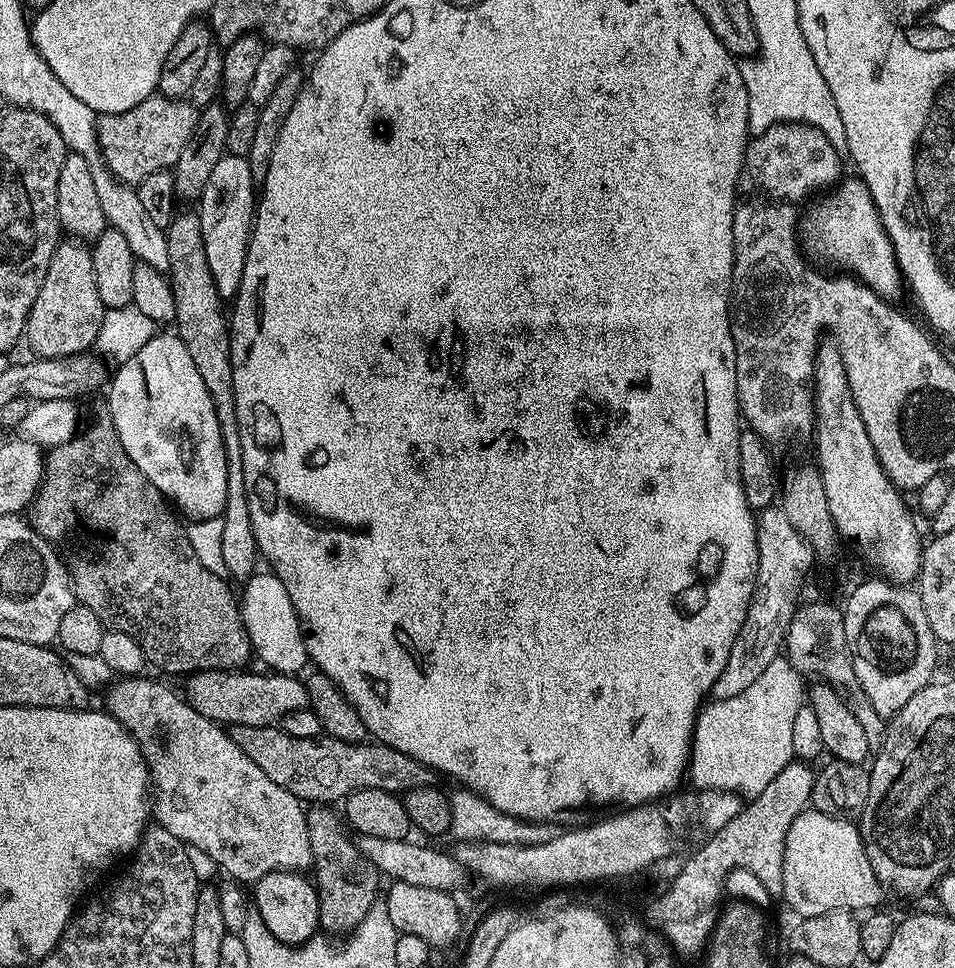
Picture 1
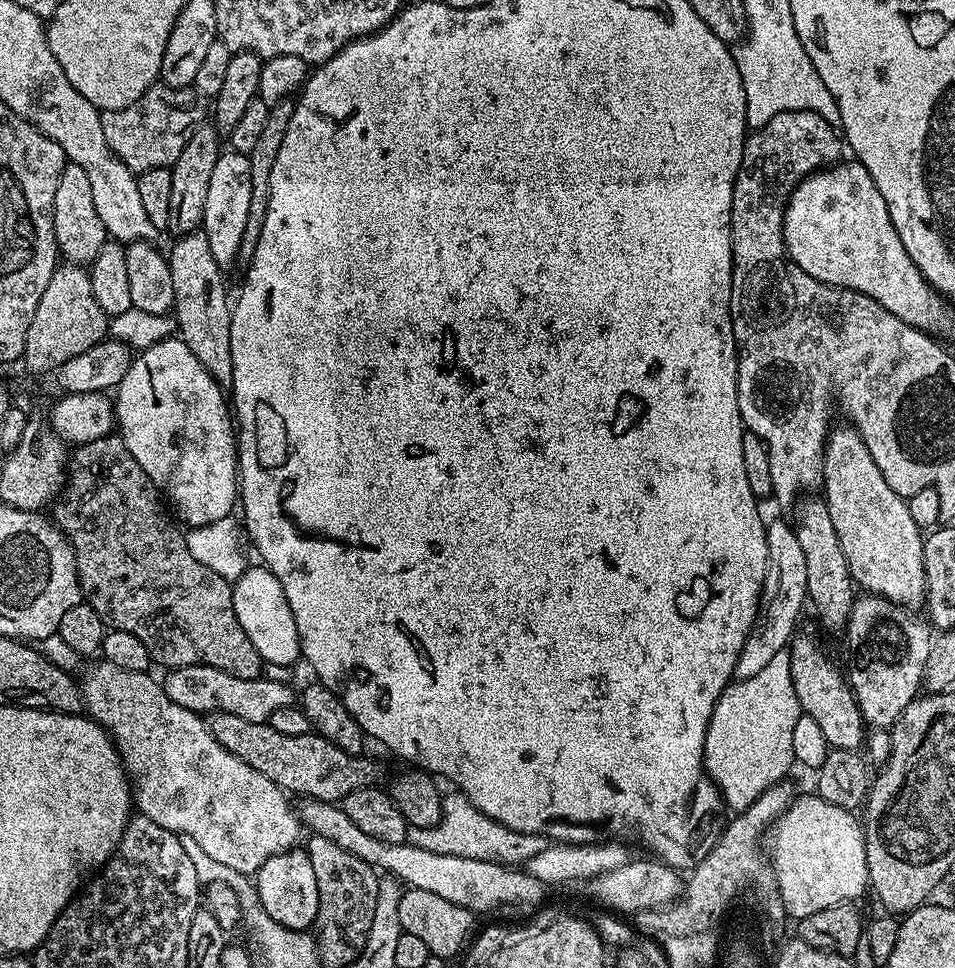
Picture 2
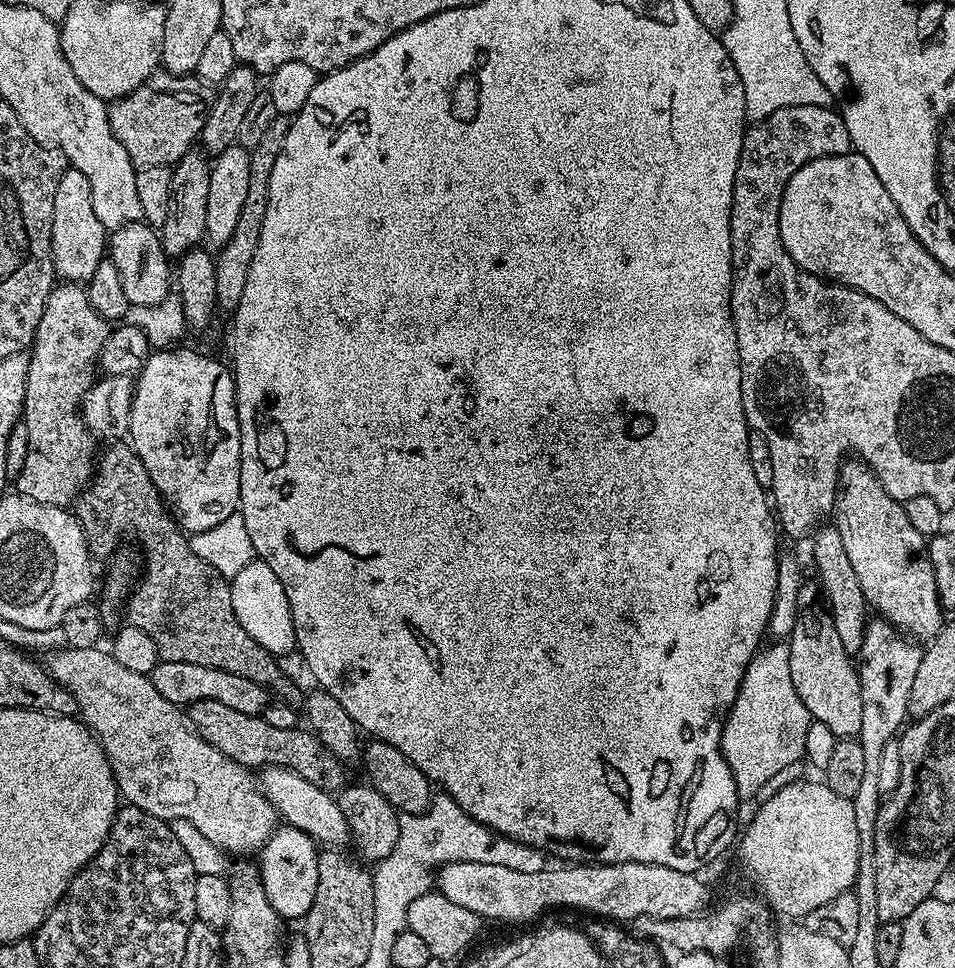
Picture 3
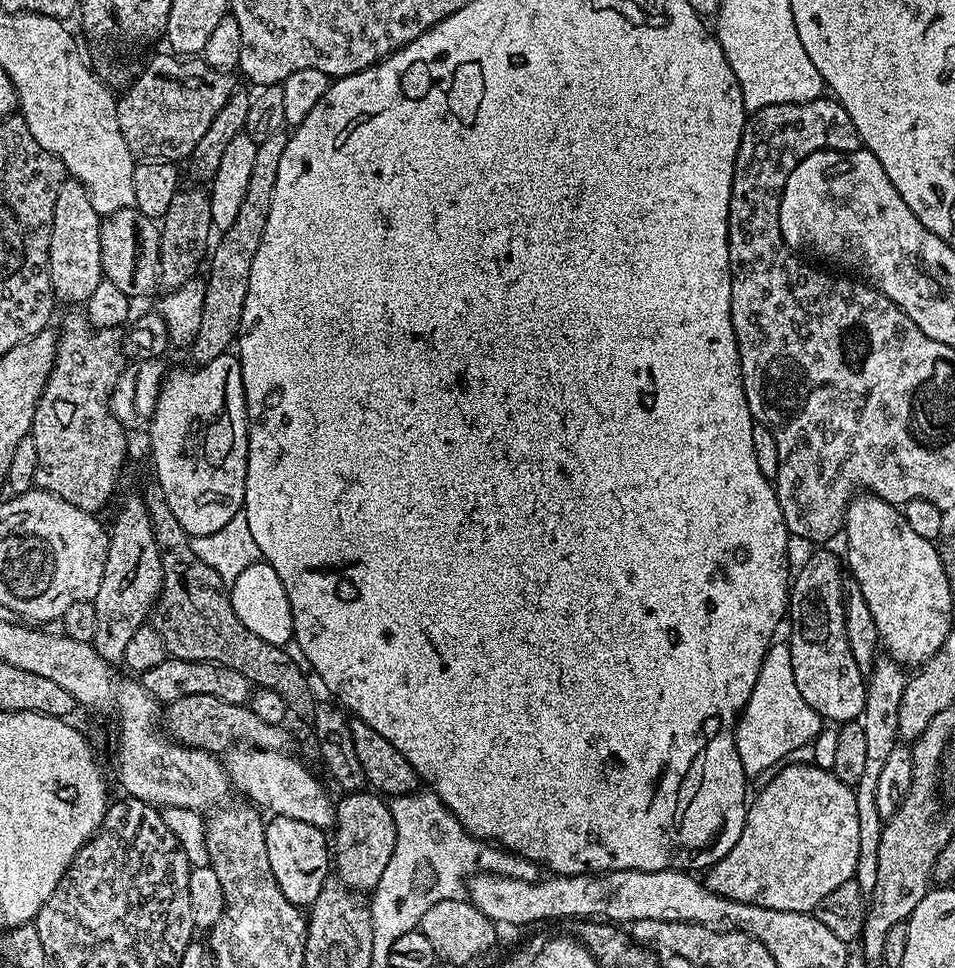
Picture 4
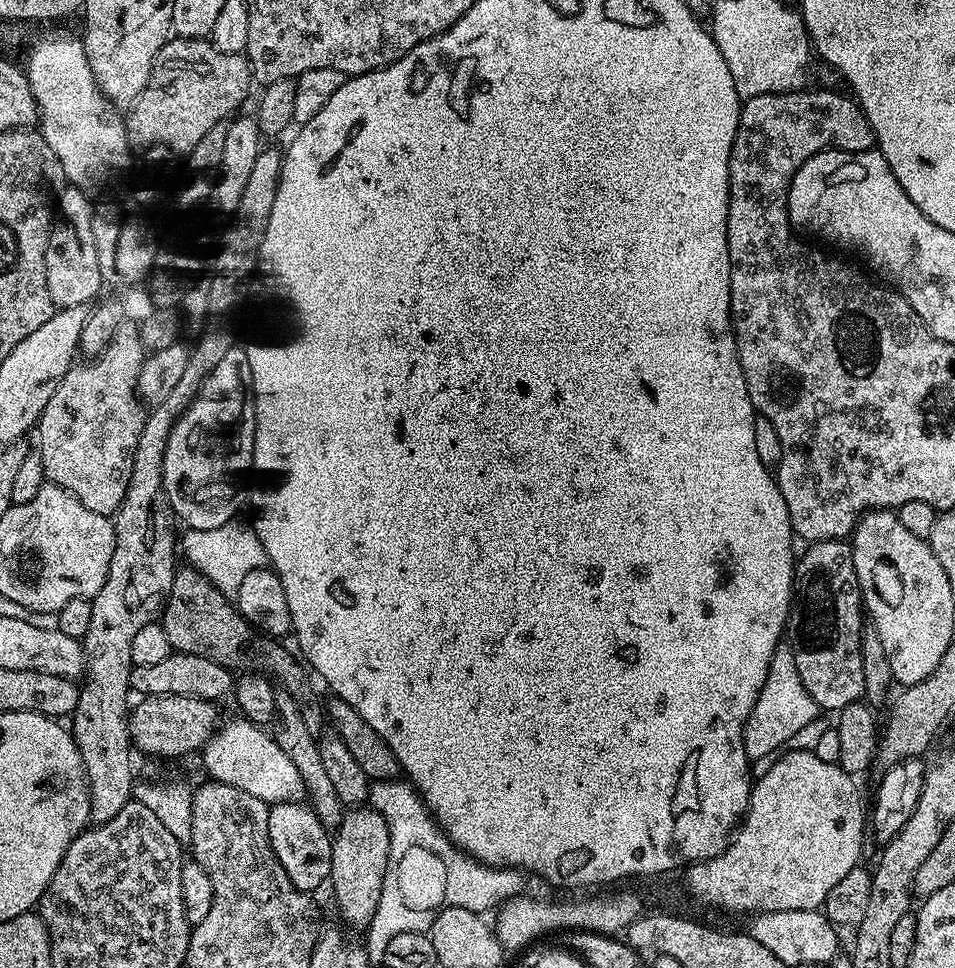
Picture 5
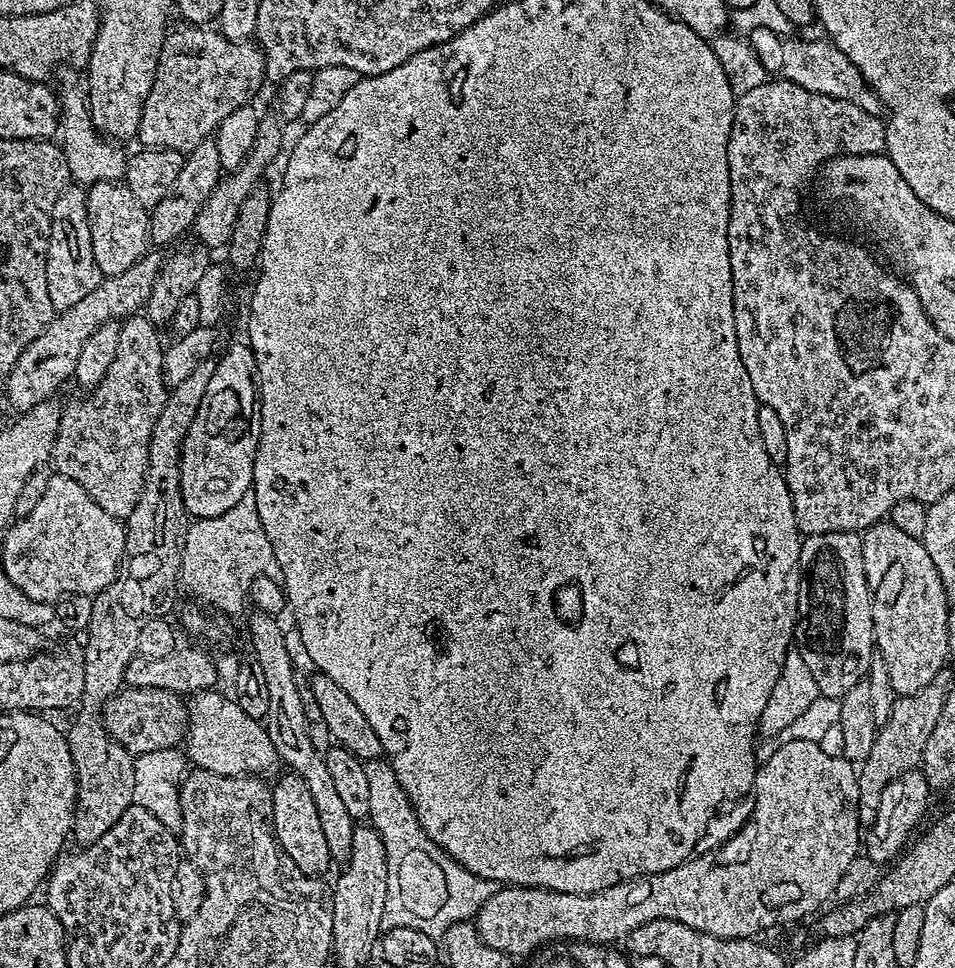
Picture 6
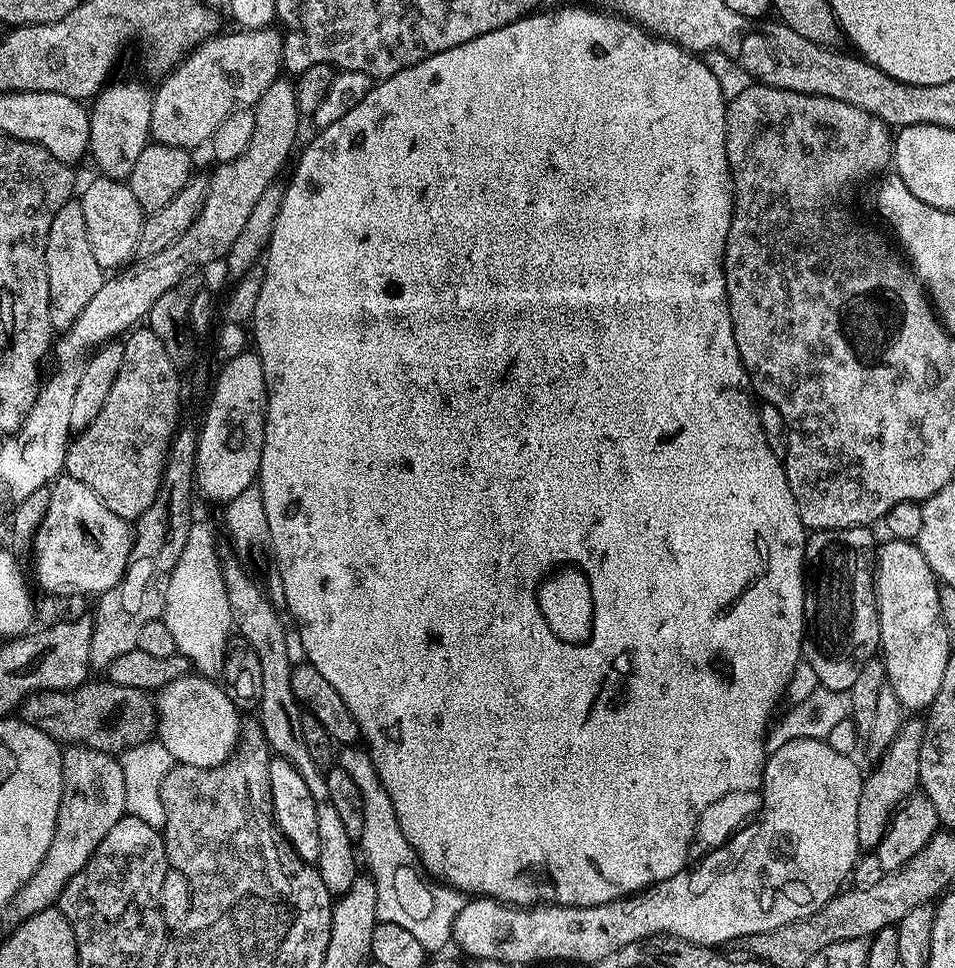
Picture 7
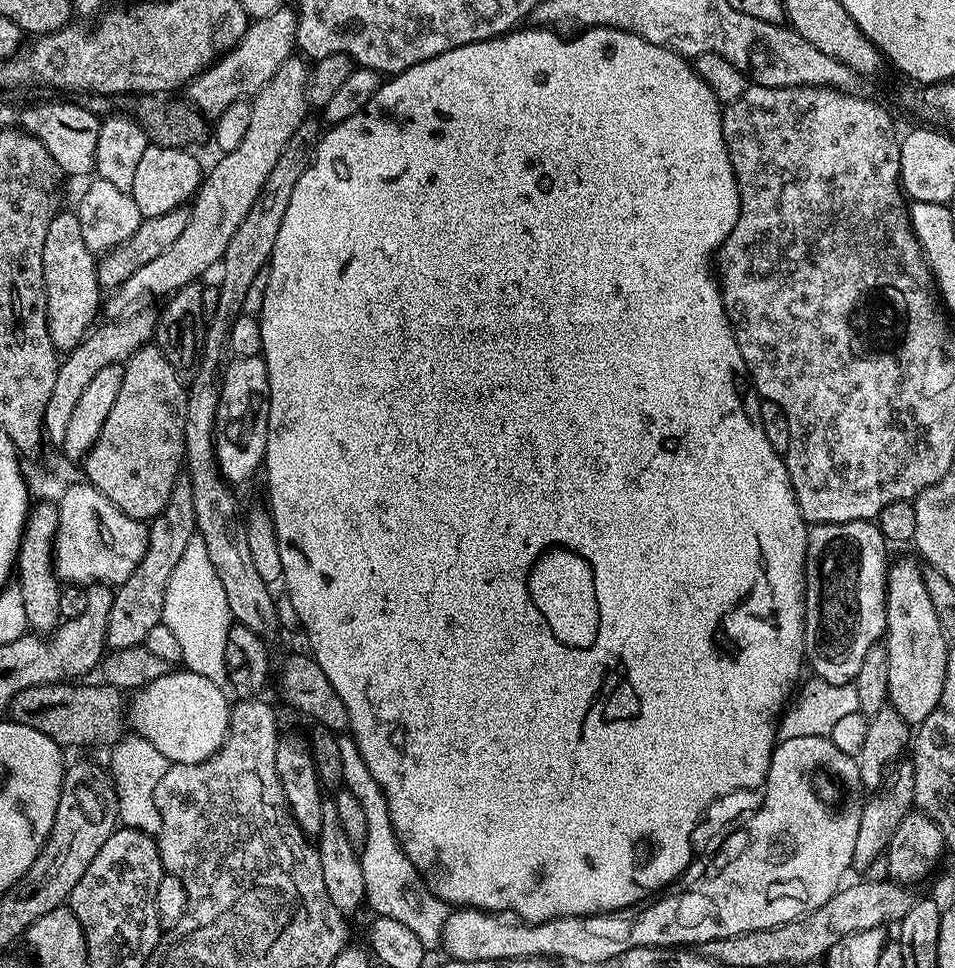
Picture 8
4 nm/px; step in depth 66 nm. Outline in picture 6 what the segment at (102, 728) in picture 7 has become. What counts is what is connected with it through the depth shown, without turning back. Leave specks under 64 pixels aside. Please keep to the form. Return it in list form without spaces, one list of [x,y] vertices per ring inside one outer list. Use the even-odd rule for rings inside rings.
[[[121,688],[105,702],[102,719],[110,738],[118,741],[133,757],[177,747],[188,730],[188,708],[181,693],[157,688]]]

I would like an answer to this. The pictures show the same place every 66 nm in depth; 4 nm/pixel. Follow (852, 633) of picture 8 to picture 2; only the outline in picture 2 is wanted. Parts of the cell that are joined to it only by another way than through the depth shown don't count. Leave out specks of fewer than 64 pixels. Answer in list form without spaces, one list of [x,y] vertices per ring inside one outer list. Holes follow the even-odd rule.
[[[800,635],[792,637],[790,674],[801,710],[818,722],[829,749],[841,748],[855,752],[865,743],[866,725],[860,713],[860,703],[852,693],[852,685],[848,683],[845,673],[840,673],[832,665],[831,658],[824,653],[823,646],[814,637]]]

